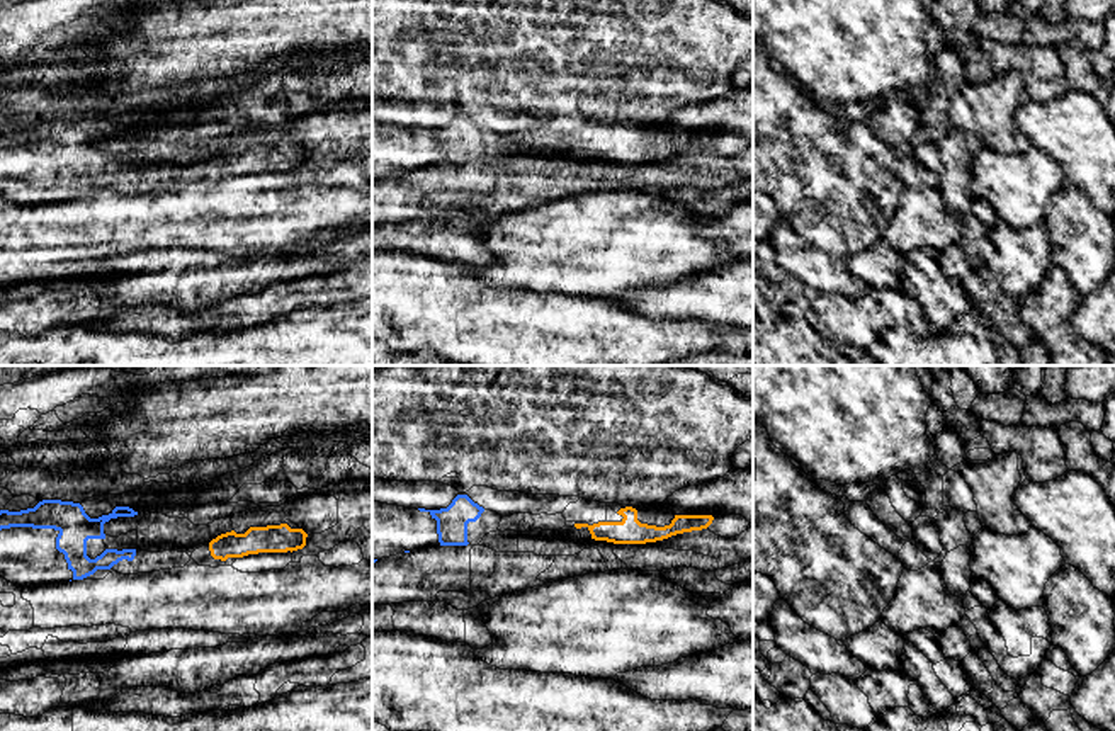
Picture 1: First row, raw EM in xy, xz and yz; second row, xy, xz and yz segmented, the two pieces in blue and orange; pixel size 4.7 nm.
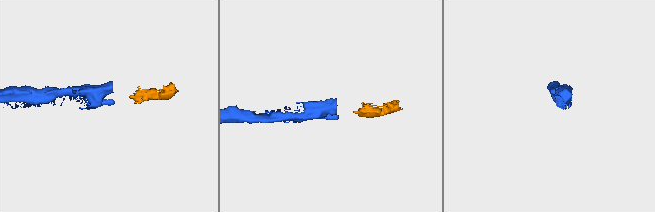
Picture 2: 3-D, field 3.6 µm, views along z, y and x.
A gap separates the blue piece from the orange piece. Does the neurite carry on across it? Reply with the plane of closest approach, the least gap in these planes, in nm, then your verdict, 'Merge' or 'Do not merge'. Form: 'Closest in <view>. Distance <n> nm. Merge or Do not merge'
Closest in xy. Distance 360 nm. Merge

